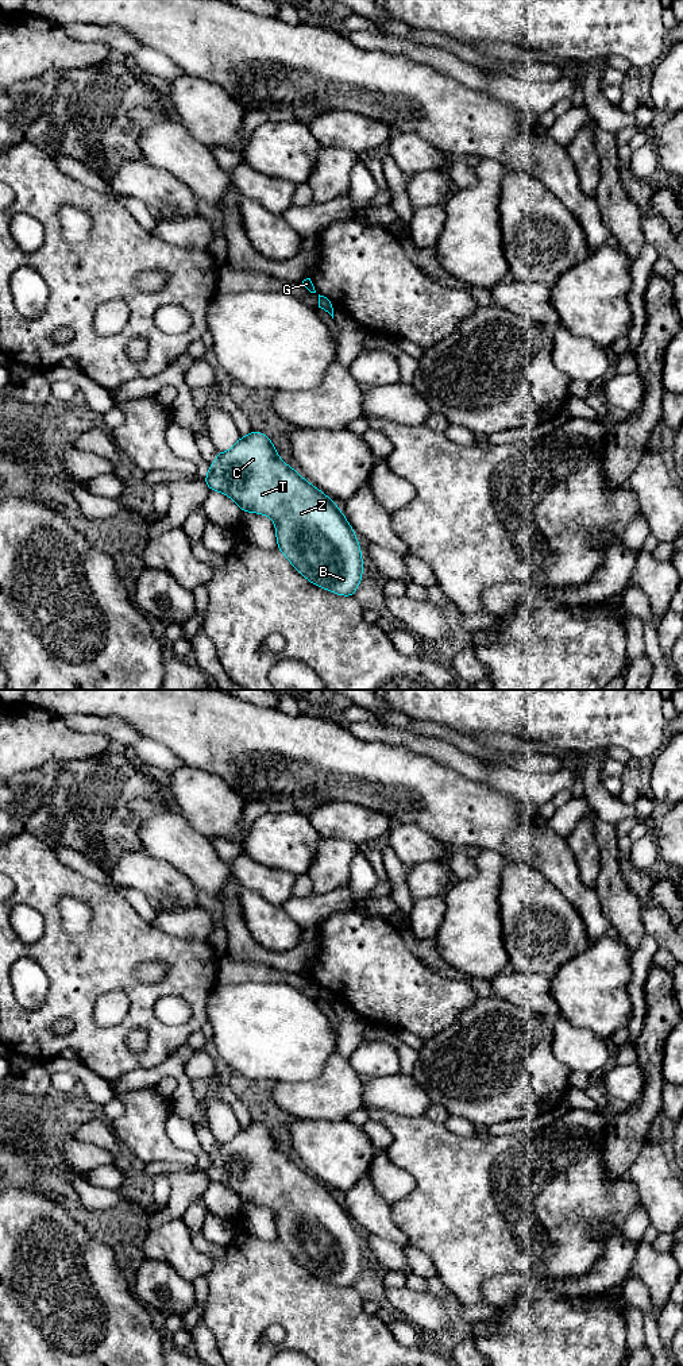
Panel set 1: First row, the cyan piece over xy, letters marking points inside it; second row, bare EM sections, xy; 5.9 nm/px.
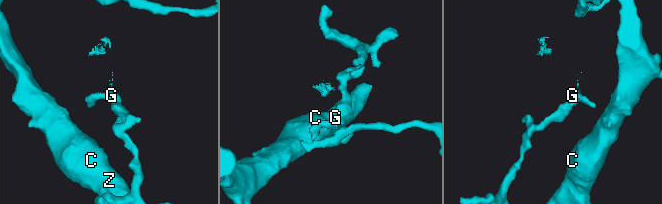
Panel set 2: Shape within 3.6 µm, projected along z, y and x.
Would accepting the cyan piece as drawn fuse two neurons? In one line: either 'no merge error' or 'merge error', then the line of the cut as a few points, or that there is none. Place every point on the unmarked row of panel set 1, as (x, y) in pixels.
merge error | xy (331, 996), (324, 1000)

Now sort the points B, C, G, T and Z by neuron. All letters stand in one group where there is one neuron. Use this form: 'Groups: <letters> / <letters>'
Groups: B C T Z / G

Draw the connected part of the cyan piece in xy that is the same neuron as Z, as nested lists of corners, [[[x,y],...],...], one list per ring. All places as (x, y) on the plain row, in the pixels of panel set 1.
[[[251,1120],[229,1142],[217,1142],[216,1153],[209,1155],[208,1166],[202,1172],[208,1181],[234,1191],[243,1204],[271,1208],[278,1240],[310,1274],[337,1286],[354,1288],[363,1265],[362,1240],[354,1220],[336,1193],[277,1146],[275,1137],[265,1124]]]

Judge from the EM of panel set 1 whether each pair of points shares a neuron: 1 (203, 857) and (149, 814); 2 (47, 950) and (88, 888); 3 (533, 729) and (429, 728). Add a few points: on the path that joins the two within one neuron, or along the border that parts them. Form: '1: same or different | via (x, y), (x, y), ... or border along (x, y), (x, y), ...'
1: same | via (189, 852), (162, 828)
2: same | via (51, 929), (51, 900), (66, 888)
3: different | border along (419, 720), (444, 724), (470, 736)

